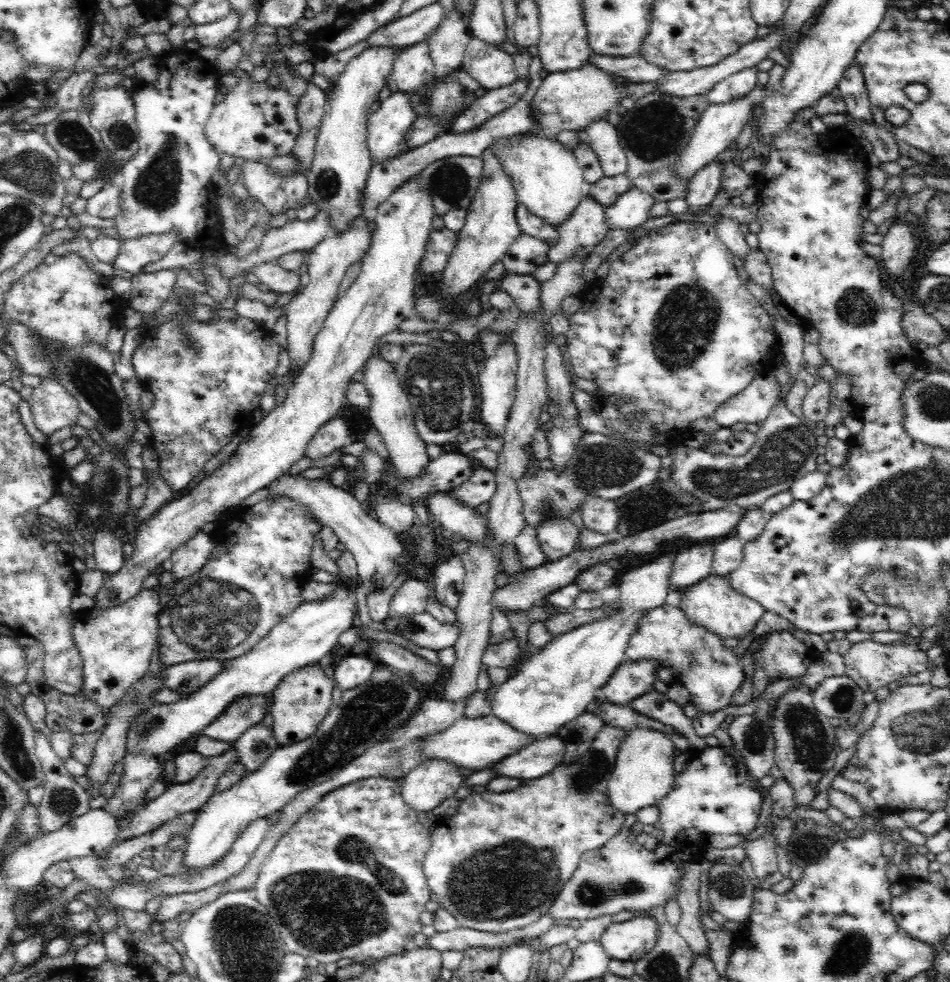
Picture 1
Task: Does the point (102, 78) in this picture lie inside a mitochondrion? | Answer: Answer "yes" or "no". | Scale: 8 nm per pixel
no

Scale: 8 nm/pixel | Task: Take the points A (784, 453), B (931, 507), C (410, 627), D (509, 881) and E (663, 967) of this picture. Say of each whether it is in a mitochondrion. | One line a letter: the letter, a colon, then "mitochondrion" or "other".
A: mitochondrion
B: mitochondrion
C: mitochondrion
D: mitochondrion
E: mitochondrion

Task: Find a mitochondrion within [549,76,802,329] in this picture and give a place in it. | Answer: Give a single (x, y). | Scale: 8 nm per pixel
(674, 128)

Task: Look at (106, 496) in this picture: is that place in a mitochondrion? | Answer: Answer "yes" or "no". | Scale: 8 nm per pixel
yes

